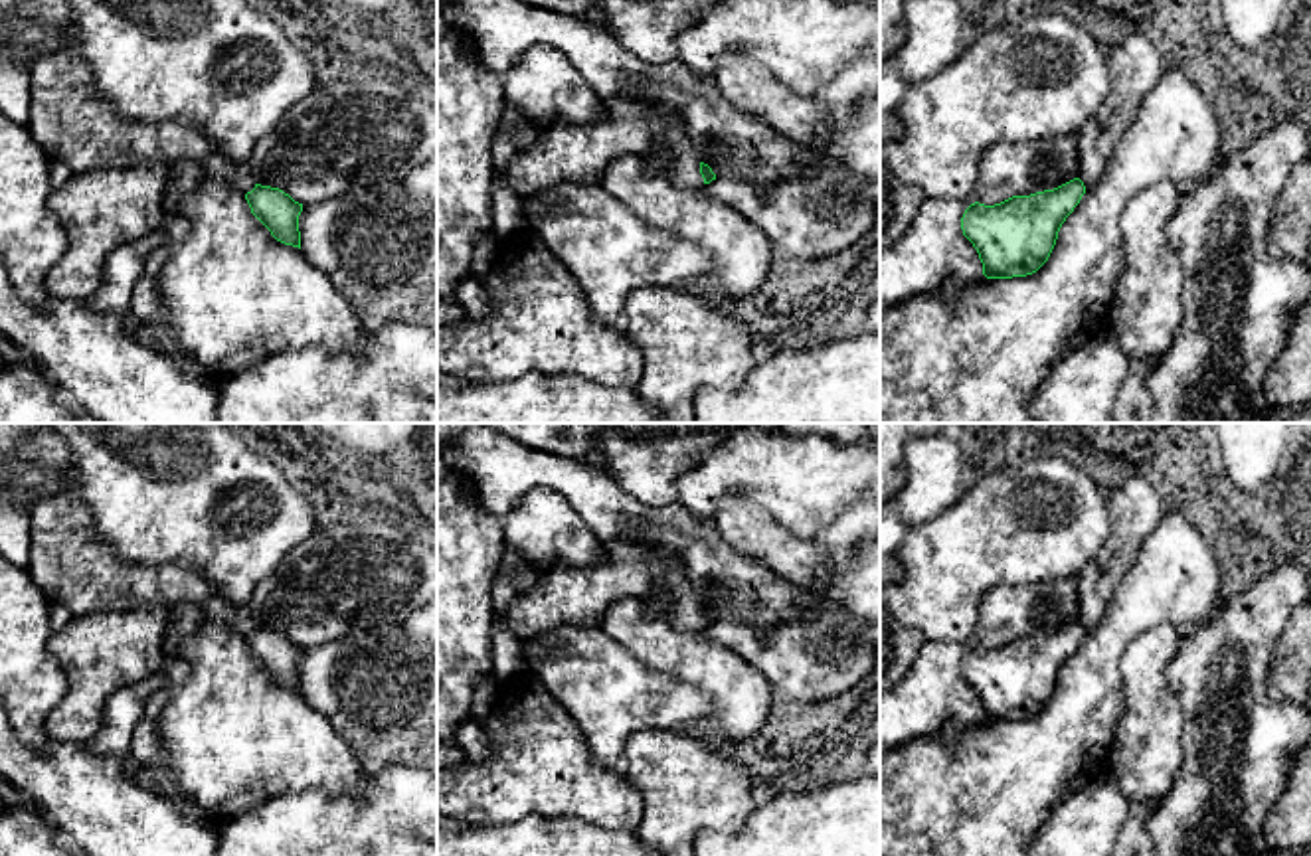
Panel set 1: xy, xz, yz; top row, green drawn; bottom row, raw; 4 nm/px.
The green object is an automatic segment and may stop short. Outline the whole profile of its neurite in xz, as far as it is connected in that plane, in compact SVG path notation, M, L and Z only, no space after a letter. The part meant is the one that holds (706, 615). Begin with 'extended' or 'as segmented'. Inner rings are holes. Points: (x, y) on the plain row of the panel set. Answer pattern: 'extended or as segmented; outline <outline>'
extended; outline M627 540L603 542L607 557L597 565L538 569L538 585L516 593L510 601L502 625L520 641L544 631L571 625L595 629L601 625L607 607L623 597L658 597L668 607L668 621L686 633L700 631L716 623L712 611L698 603L680 557L647 544Z

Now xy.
extended; outline M214 595L202 601L200 607L204 619L241 635L251 656L277 684L301 692L299 658L303 654L303 646L295 644L279 631L257 627L247 605L231 605L227 599Z

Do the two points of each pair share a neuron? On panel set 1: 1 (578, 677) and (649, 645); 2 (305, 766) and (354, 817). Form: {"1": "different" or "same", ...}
{"1": "different", "2": "different"}

